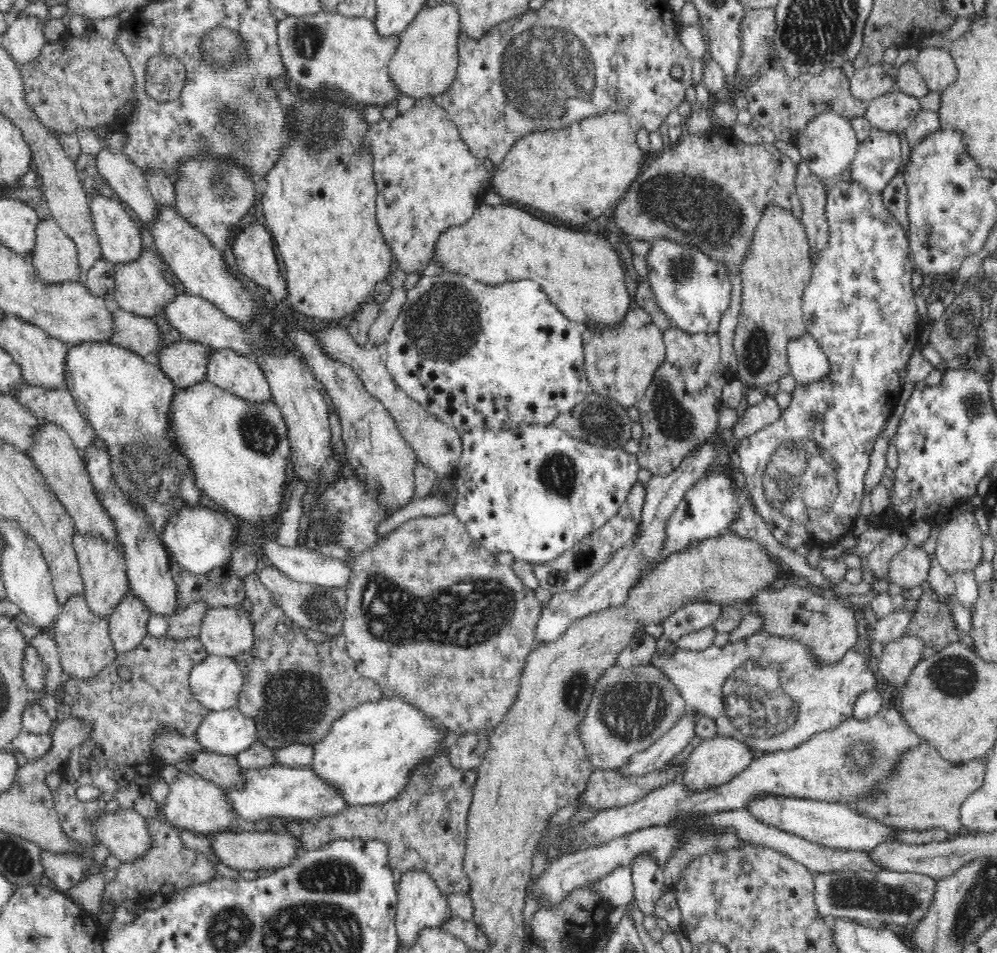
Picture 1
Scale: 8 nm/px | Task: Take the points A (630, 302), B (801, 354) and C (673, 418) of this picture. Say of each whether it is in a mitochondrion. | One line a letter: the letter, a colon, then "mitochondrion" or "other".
A: other
B: other
C: mitochondrion

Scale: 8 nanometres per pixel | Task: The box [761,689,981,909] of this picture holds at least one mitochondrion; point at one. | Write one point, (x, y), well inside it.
(858, 759)

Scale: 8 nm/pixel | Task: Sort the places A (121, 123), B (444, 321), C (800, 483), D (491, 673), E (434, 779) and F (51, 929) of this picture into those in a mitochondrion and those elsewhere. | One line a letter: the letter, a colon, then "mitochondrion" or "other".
A: other
B: mitochondrion
C: mitochondrion
D: other
E: mitochondrion
F: other

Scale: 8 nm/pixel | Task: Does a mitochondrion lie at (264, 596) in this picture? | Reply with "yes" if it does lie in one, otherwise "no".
no

